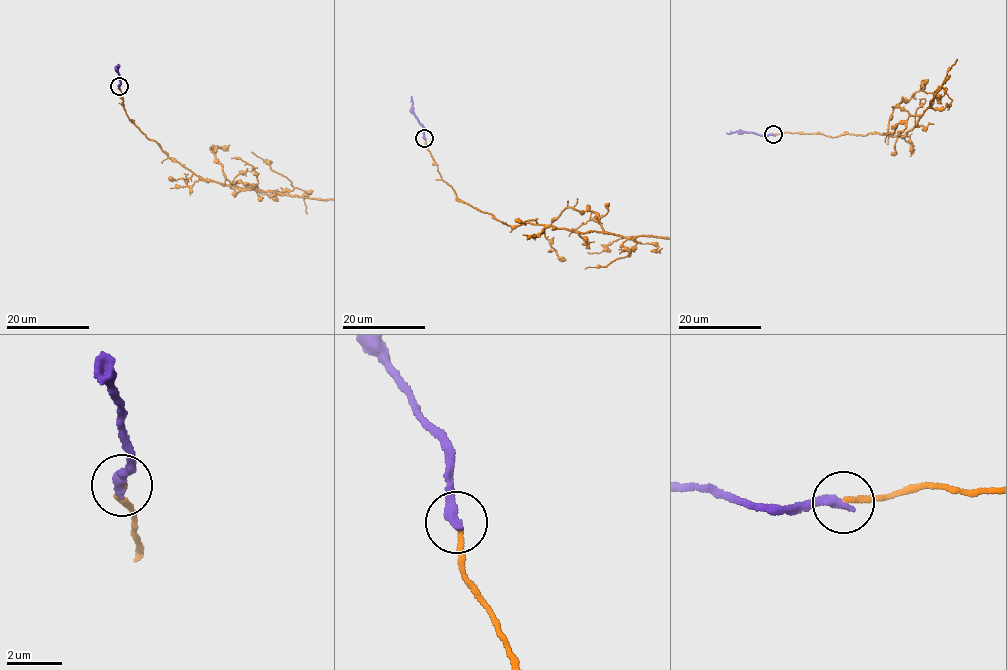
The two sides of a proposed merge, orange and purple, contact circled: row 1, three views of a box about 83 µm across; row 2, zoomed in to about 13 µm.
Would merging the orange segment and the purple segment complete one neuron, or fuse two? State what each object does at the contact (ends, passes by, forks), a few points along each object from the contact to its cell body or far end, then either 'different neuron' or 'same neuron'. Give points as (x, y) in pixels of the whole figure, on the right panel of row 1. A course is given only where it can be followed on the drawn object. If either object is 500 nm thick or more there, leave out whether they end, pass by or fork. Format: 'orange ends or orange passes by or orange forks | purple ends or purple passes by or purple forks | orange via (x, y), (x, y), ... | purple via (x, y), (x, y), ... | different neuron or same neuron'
orange ends | purple ends | purple via (773, 134), (726, 132) | different neuron

